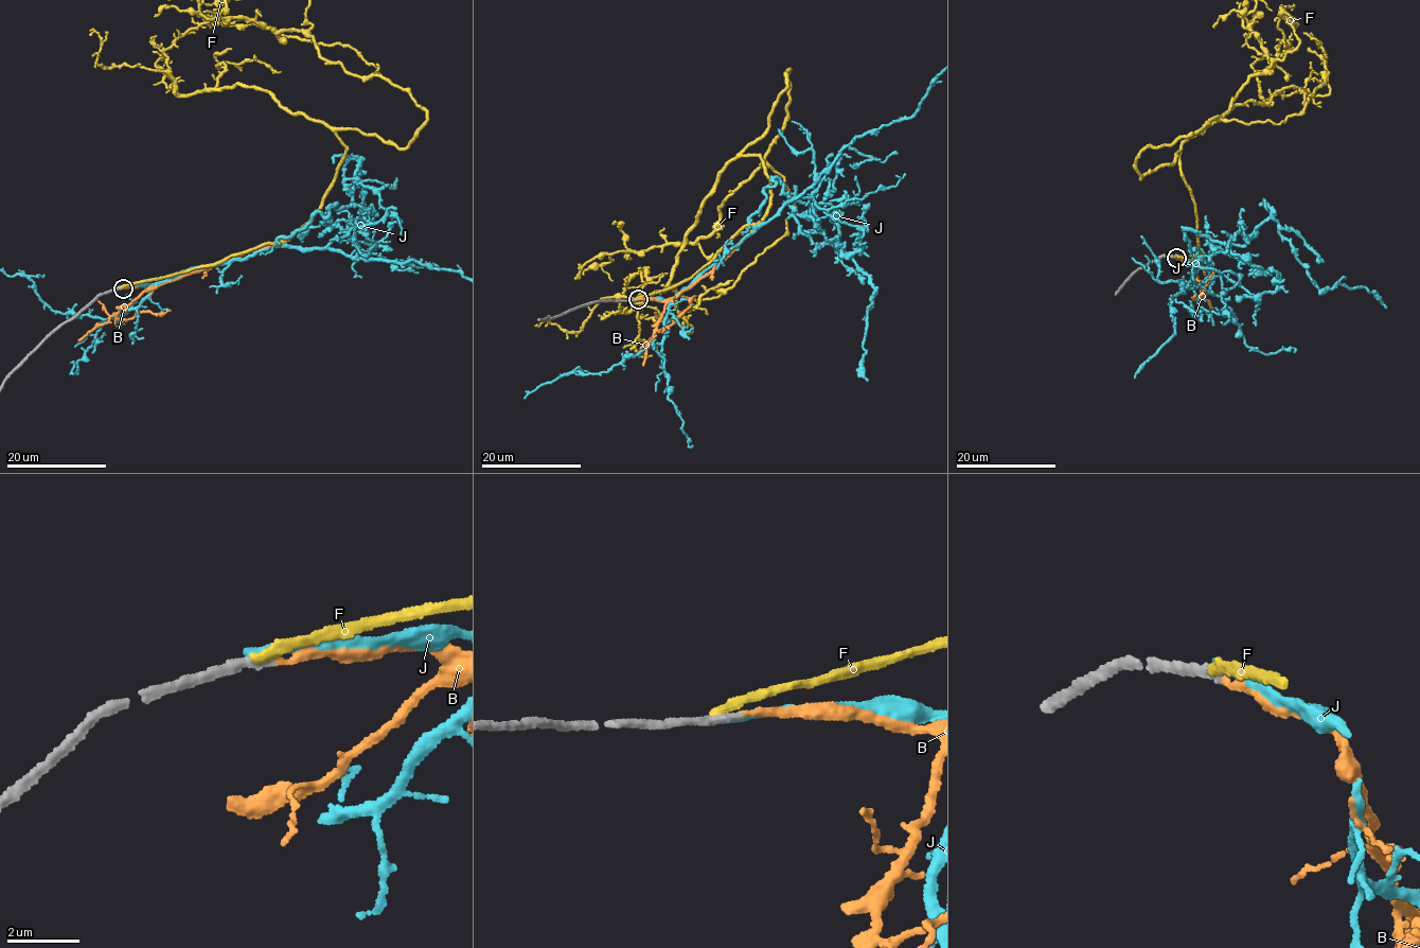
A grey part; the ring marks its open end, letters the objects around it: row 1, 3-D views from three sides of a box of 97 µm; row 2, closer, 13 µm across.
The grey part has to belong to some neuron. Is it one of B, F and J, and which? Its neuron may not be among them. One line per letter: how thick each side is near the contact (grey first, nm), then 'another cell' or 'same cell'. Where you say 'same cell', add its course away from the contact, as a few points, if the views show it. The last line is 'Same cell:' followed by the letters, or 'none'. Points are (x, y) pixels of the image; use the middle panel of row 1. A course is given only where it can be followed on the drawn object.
B: calibres 220 and 170 nm; same cell; course (637, 299), (677, 298), (681, 292), (713, 271), (760, 221)
F: calibres 280 and 220 nm; another cell
J: calibres 280 and 280 nm; another cell
Same cell: B

